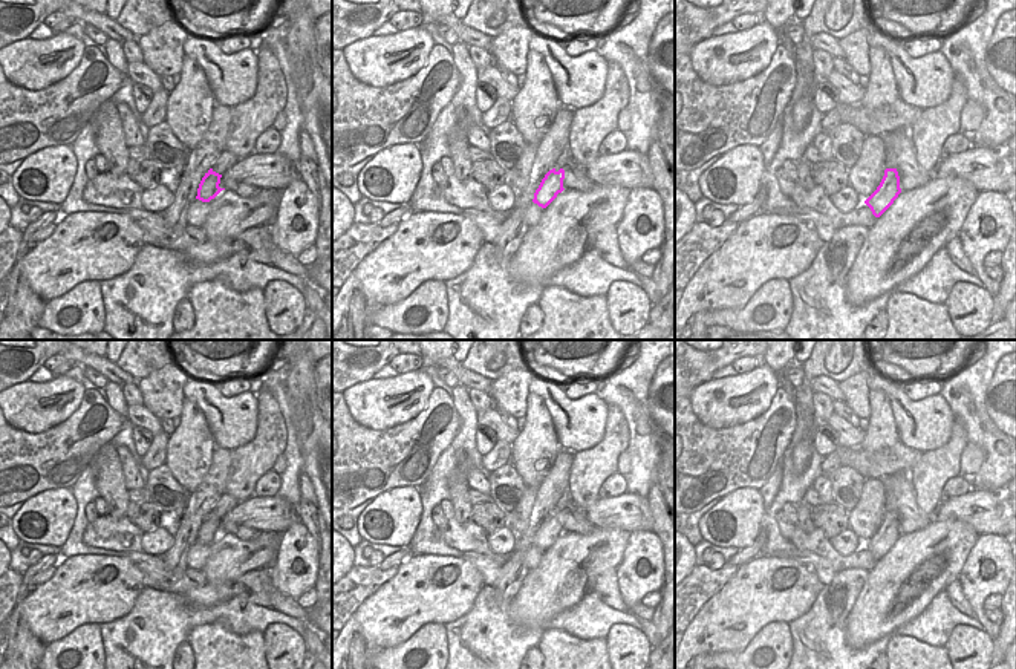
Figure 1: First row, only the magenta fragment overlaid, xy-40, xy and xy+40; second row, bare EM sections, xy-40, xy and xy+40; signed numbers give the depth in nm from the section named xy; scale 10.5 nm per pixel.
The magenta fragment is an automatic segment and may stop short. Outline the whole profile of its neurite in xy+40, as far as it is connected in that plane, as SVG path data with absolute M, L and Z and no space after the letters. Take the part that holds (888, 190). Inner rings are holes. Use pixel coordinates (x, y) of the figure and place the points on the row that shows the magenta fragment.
M886 168L877 190L865 201L875 217L880 217L901 193L897 168Z

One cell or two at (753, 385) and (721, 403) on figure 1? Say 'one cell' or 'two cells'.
one cell

